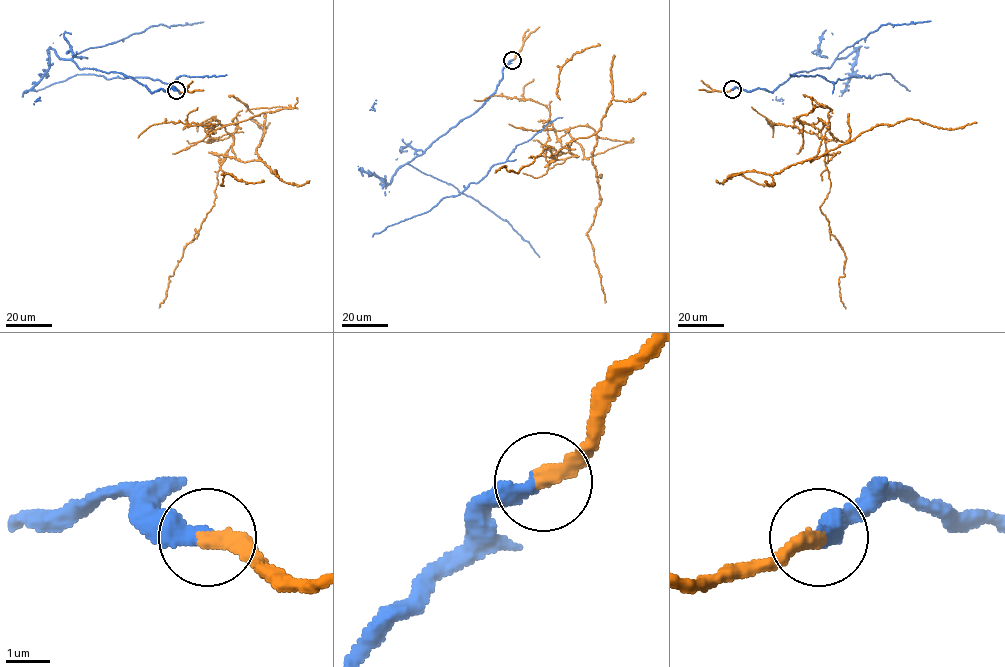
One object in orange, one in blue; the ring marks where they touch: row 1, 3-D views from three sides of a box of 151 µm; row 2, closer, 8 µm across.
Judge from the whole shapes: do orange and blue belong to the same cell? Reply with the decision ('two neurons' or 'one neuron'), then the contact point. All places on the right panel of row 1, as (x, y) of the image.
two neurons; at (732, 89)

